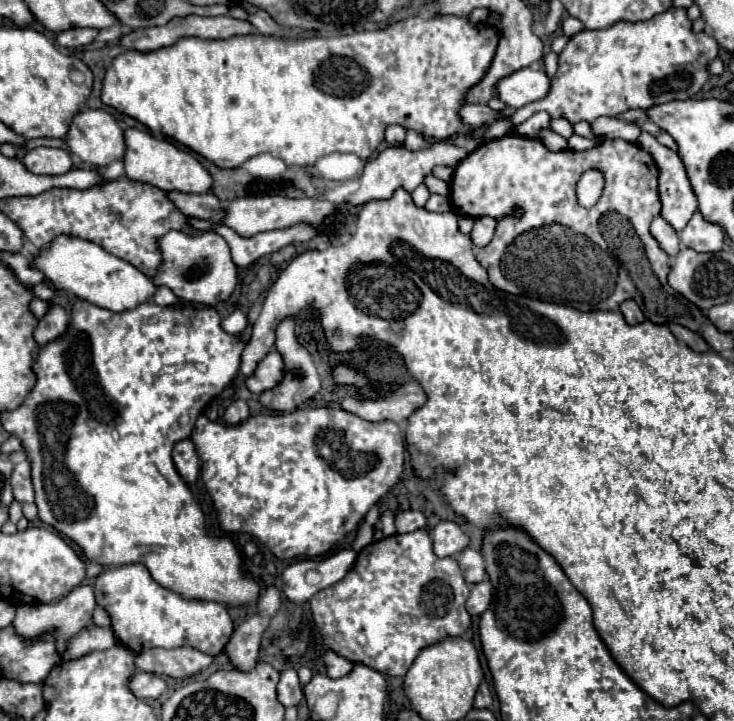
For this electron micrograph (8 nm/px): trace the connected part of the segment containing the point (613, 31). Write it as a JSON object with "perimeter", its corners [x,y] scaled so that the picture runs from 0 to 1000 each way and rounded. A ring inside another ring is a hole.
{"perimeter":[[[921,10],[883,29],[845,29],[828,40],[790,43],[760,76],[766,85],[760,85],[760,98],[752,107],[749,132],[703,151],[698,171],[706,176],[733,154],[749,157],[752,165],[768,162],[779,173],[787,168],[807,171],[815,162],[839,162],[856,151],[886,151],[918,137],[940,137],[967,110],[965,87],[978,74],[975,54],[959,43],[946,46],[935,12]]]}

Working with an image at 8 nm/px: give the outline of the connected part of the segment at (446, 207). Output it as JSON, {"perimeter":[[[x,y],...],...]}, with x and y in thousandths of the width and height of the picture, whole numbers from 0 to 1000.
{"perimeter":[[[586,270],[586,276],[580,279],[580,290],[583,293],[594,293],[594,295],[608,295],[608,293],[616,293],[616,282],[613,282],[610,273]]]}

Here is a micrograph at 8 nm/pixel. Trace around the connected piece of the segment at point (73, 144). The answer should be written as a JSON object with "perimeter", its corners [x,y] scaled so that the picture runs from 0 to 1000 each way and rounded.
{"perimeter":[[[139,151],[106,154],[95,171],[95,179],[93,179],[93,187],[87,190],[87,198],[90,198],[95,212],[101,212],[112,223],[131,229],[131,232],[144,232],[153,223],[163,223],[169,215],[169,207],[172,207],[166,176],[147,154],[139,154]]]}

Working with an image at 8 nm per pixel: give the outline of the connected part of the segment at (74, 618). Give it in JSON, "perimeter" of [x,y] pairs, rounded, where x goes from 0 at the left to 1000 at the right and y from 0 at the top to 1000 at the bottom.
{"perimeter":[[[109,811],[109,814],[98,817],[79,836],[71,836],[71,839],[30,839],[30,842],[25,842],[22,856],[19,856],[19,870],[25,870],[25,875],[30,875],[30,881],[52,881],[52,875],[63,875],[63,870],[79,870],[79,903],[84,906],[90,900],[95,883],[101,883],[106,875],[112,875],[114,870],[120,870],[125,864],[128,842],[131,842],[128,817],[120,814],[120,811]]]}

